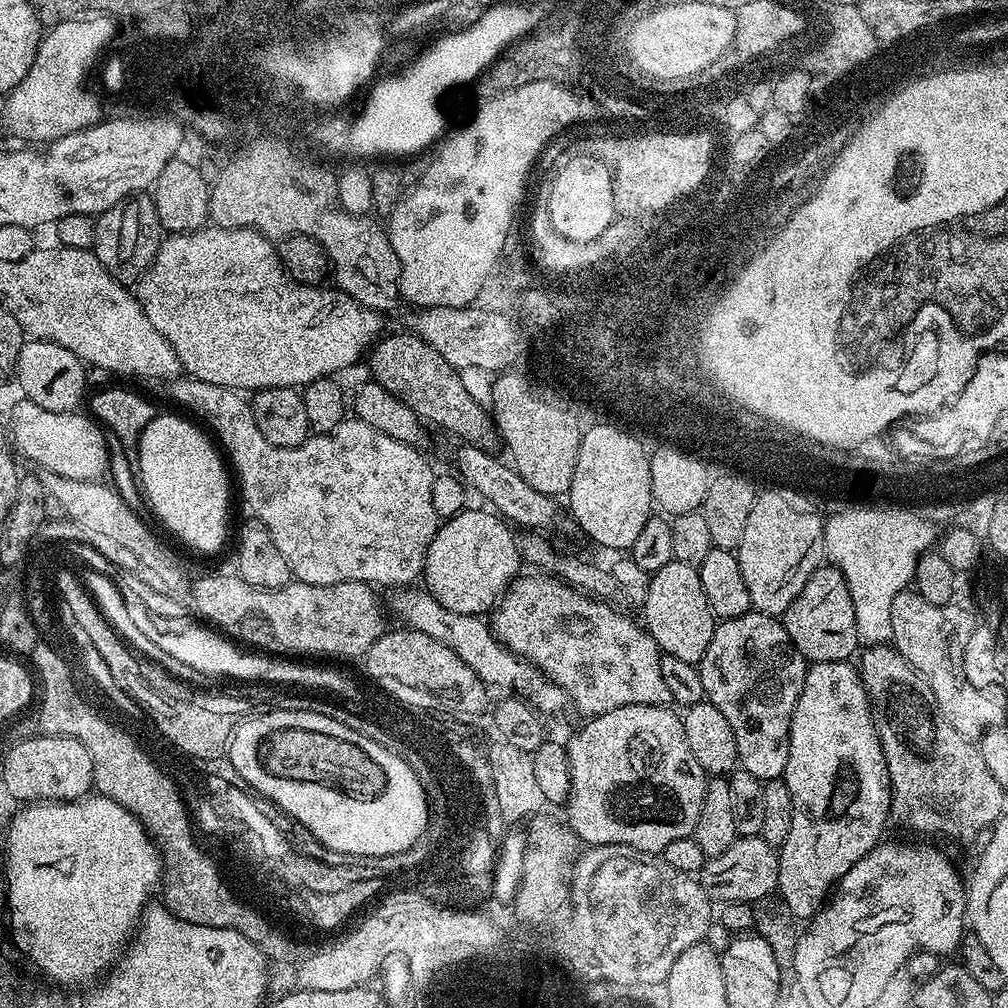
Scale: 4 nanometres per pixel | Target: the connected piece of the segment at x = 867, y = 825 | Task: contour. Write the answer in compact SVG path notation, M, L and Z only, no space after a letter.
M839 660L838 662L818 662L808 664L808 673L802 686L802 694L794 706L794 714L790 722L790 746L786 758L786 770L783 780L790 790L790 802L794 802L794 818L790 818L790 834L786 834L786 842L778 849L780 857L780 882L778 894L790 906L797 921L804 922L816 915L824 907L830 893L839 885L841 878L877 844L881 843L884 832L884 823L889 823L892 811L892 783L888 777L886 758L882 754L880 739L876 733L876 717L872 715L872 703L868 700L868 691L860 677L859 667L855 663Z

